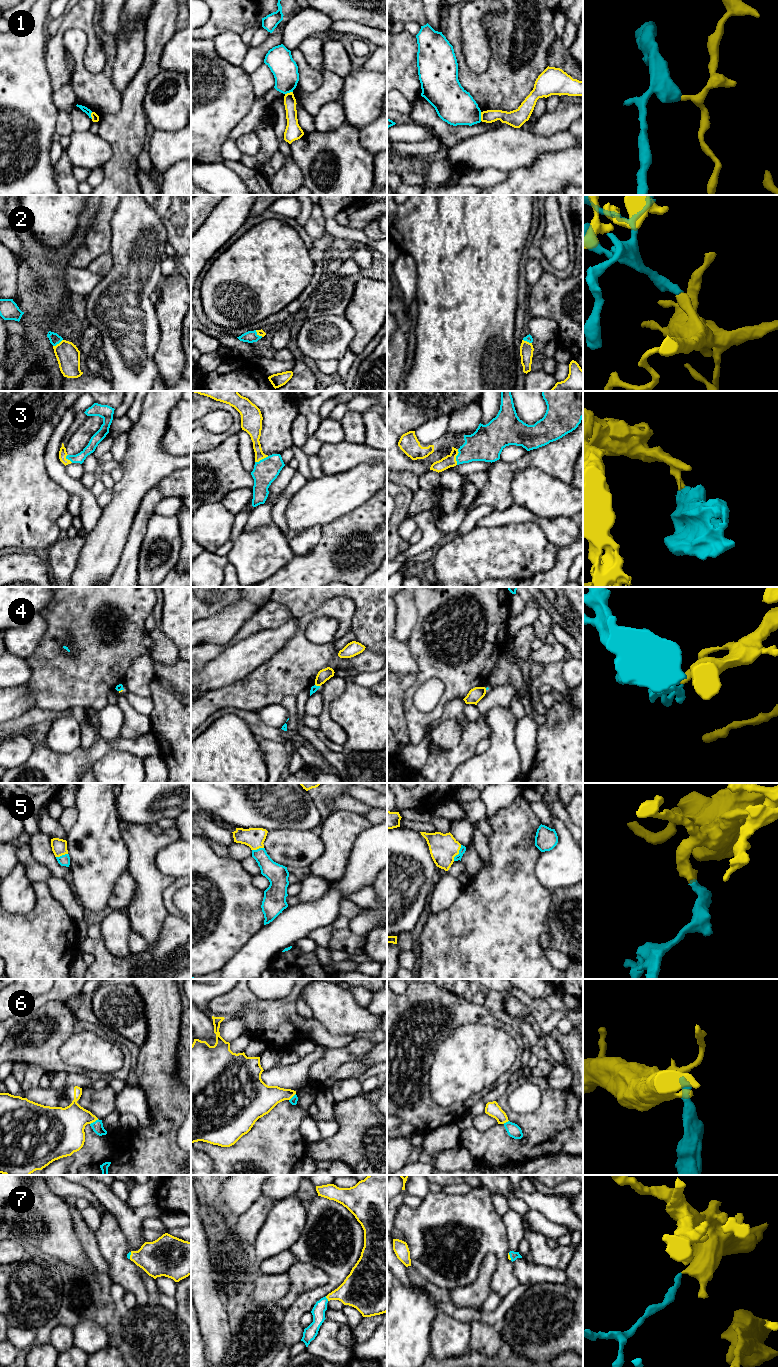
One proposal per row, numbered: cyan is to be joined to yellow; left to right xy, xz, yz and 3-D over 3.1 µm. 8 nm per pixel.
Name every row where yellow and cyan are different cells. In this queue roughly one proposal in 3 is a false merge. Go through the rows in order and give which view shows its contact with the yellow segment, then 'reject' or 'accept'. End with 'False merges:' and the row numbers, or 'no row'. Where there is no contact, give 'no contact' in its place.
1: contact in yz; reject
2: contact in xy; accept
3: contact in yz; accept
4: contact in xz; reject
5: contact in yz; accept
6: contact in xy; accept
7: contact in xz; accept
False merges: 1, 4

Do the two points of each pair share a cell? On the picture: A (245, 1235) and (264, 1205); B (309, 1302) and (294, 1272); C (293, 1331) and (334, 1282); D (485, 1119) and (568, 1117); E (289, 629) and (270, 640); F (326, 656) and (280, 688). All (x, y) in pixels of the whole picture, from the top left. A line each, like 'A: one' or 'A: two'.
A: one
B: two
C: one
D: two
E: one
F: one

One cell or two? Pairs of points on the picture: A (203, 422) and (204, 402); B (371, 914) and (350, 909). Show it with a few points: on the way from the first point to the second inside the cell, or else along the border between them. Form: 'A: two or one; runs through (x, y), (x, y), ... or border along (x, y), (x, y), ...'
A: two; border along (226, 410), (214, 410), (201, 417)
B: two; border along (364, 909), (349, 923), (349, 929), (356, 935)

